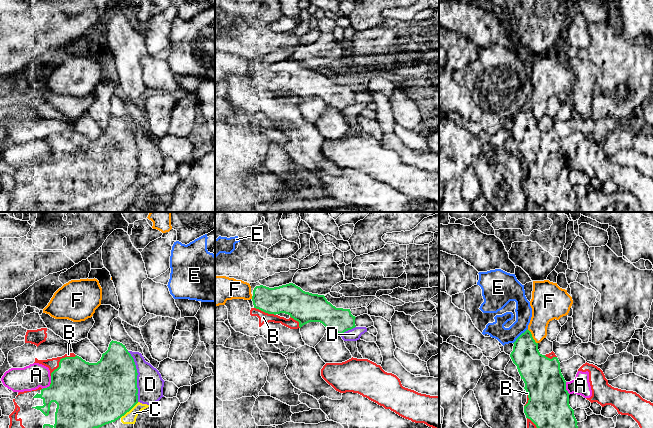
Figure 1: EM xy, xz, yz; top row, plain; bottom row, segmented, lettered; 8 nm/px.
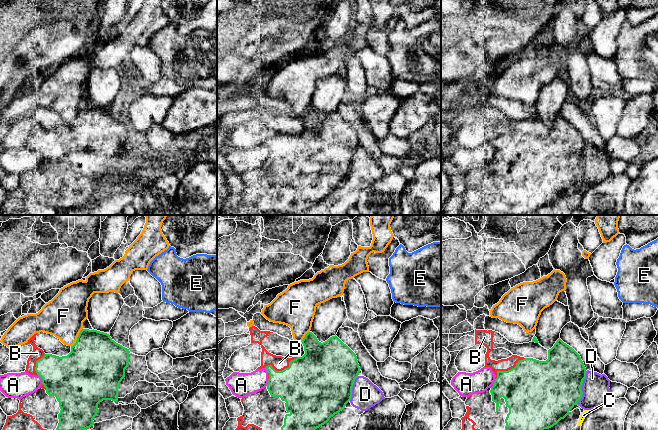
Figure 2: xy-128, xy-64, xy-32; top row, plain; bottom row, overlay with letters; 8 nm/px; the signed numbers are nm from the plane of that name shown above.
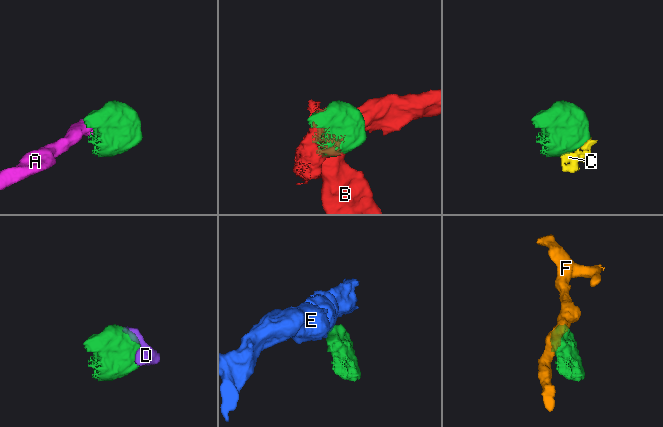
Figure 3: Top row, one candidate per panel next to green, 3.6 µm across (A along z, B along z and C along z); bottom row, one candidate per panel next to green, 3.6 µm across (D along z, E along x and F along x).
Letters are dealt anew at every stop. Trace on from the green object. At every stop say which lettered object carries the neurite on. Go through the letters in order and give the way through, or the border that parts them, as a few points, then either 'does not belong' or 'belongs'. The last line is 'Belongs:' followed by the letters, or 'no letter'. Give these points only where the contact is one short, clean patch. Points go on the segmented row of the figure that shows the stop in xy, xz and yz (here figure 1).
A: does not belong
B: does not belong
C: does not belong
D: does not belong
E: along yz (527, 328), (513, 343) | does not belong
F: along yz (527, 329), (537, 343) | does not belong
Belongs: no letter

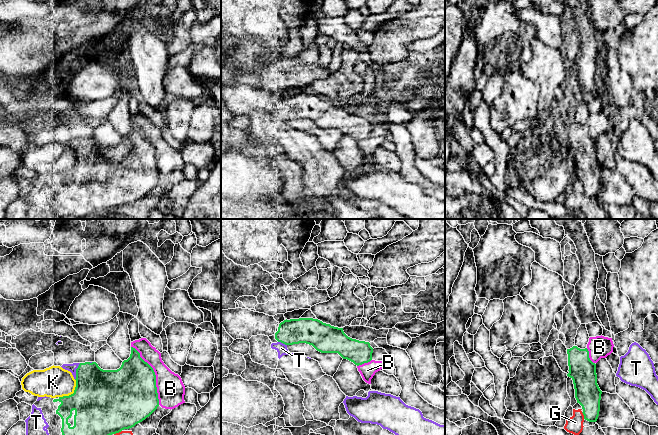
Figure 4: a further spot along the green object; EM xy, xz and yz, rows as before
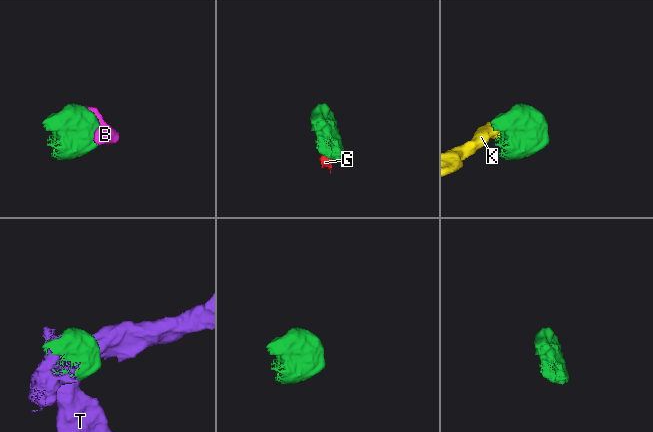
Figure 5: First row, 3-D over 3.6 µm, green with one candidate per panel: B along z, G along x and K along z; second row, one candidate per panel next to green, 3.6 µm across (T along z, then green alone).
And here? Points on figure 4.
B: does not belong
G: along yz (581, 412), (584, 418) | does not belong
K: does not belong
T: does not belong
Belongs: no letter

